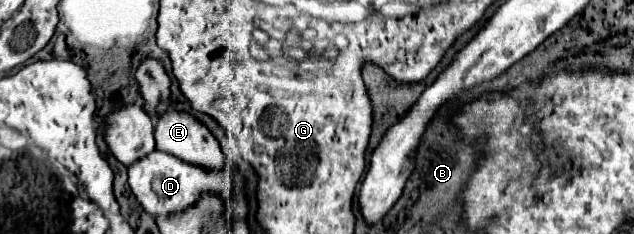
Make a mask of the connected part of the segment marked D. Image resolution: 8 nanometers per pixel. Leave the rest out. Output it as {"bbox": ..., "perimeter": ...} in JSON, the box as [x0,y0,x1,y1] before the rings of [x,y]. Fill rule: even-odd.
{"bbox":[128,150,222,218],"perimeter":[[[154,150],[152,154],[140,158],[140,162],[134,162],[134,166],[128,166],[128,176],[130,176],[128,180],[130,188],[140,200],[142,208],[156,218],[160,214],[174,214],[192,206],[202,192],[218,190],[222,172],[200,170],[200,166],[192,166],[190,162],[180,162],[180,158],[172,158],[172,154]],[[198,184],[204,184],[204,190],[198,190]]]}

